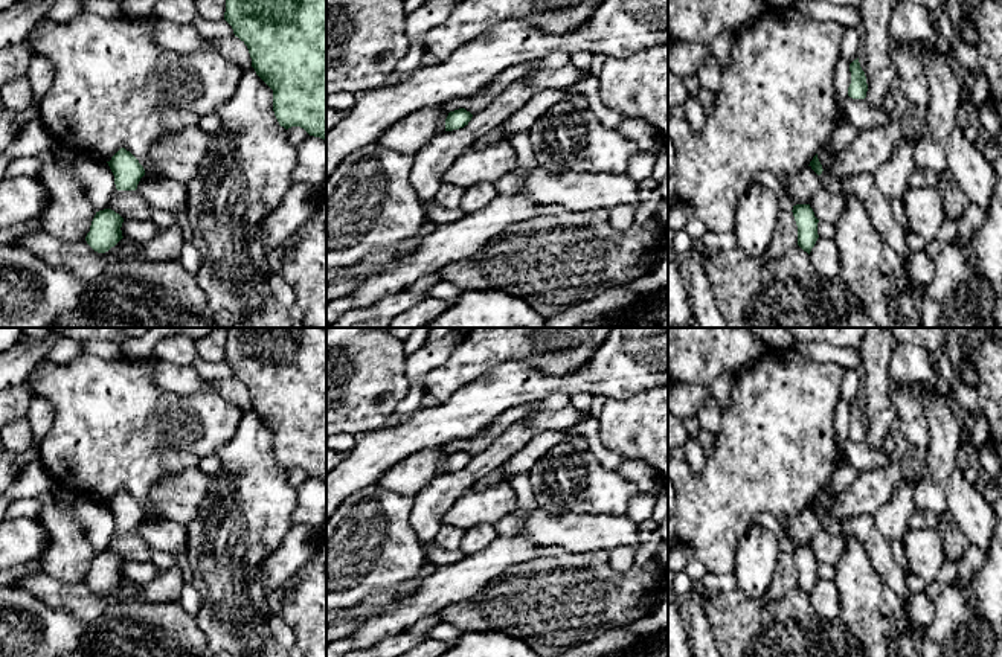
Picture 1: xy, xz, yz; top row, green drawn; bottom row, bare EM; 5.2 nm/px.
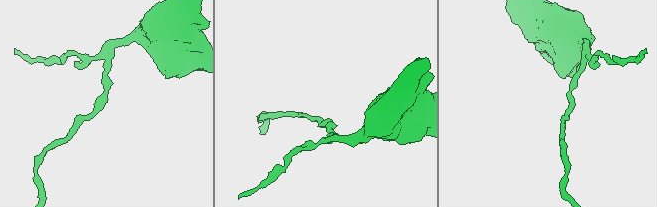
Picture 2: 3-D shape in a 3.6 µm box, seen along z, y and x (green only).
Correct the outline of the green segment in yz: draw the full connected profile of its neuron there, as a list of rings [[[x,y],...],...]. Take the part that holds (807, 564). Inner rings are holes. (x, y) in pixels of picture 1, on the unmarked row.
[[[796,546],[793,547],[792,553],[798,567],[798,587],[810,596],[819,579],[819,561],[814,558],[814,553],[810,546]]]

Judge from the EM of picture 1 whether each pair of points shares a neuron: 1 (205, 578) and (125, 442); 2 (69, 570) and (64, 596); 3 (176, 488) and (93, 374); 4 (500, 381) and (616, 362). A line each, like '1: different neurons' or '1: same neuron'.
1: different neurons
2: different neurons
3: different neurons
4: same neuron

